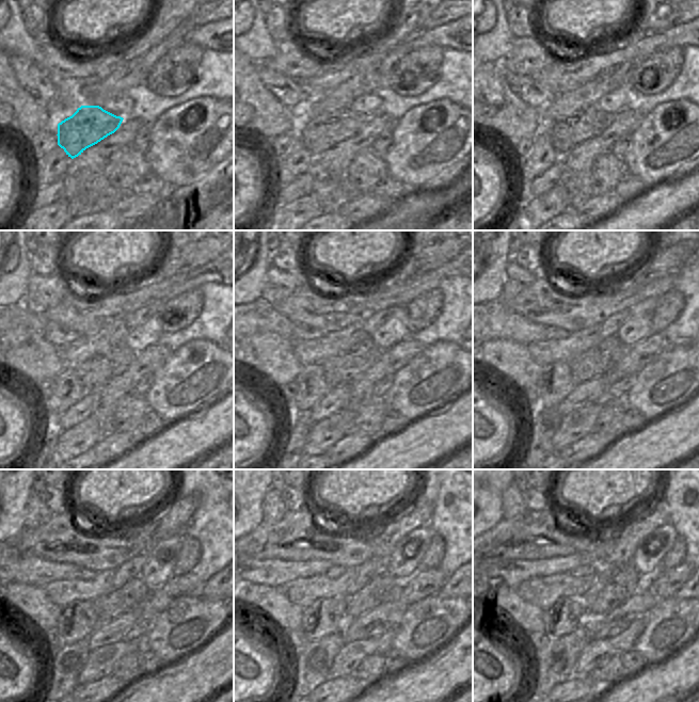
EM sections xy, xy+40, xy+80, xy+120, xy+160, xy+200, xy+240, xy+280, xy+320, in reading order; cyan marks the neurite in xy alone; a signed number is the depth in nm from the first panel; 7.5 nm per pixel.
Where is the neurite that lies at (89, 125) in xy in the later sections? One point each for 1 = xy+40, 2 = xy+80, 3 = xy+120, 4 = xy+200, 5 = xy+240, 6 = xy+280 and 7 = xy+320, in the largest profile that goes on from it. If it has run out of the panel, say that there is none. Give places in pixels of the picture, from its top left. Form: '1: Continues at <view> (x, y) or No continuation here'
1: Continues at xy+40 (319, 132)
2: Continues at xy+80 (566, 134)
3: Continues at xy+120 (99, 369)
4: Continues at xy+200 (594, 363)
5: Continues at xy+240 (134, 591)
6: Continues at xy+280 (383, 587)
7: Continues at xy+320 (626, 580).

